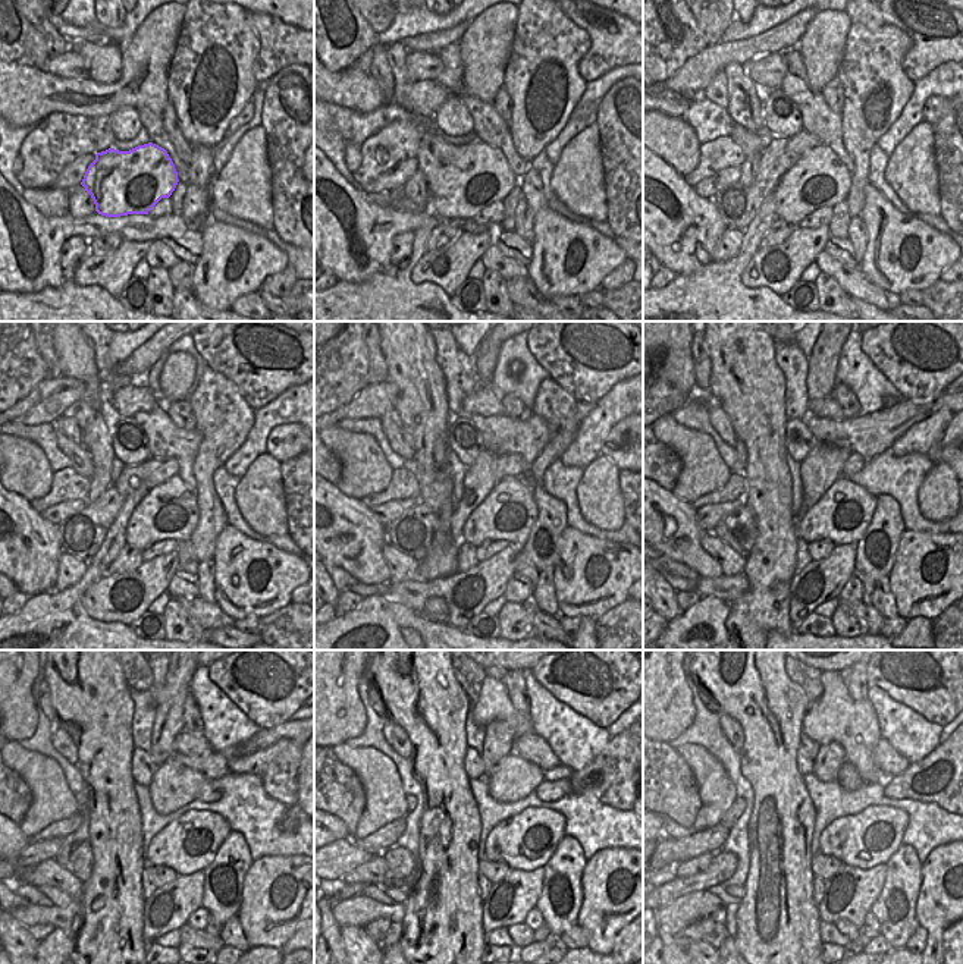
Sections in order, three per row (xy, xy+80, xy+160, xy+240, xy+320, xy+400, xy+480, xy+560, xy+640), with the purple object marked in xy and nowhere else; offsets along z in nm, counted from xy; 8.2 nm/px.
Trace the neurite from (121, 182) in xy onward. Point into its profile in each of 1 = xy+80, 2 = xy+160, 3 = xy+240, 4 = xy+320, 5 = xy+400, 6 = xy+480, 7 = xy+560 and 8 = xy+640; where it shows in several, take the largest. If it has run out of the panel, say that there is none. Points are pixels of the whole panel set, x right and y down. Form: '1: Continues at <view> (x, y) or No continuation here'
1: Continues at xy+80 (461, 179)
2: Continues at xy+160 (818, 179)
3: Continues at xy+240 (168, 511)
4: Continues at xy+320 (508, 512)
5: Continues at xy+400 (844, 511)
6: Continues at xy+480 (188, 844)
7: Continues at xy+560 (527, 841)
8: Continues at xy+640 (865, 840).

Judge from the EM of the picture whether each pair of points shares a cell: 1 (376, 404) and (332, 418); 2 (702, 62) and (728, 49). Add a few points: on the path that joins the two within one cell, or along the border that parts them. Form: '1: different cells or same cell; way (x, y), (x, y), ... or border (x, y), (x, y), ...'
1: same cell; way (366, 405), (342, 413)
2: same cell; way (708, 62), (722, 53)

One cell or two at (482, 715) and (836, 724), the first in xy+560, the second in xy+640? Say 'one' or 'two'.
one

